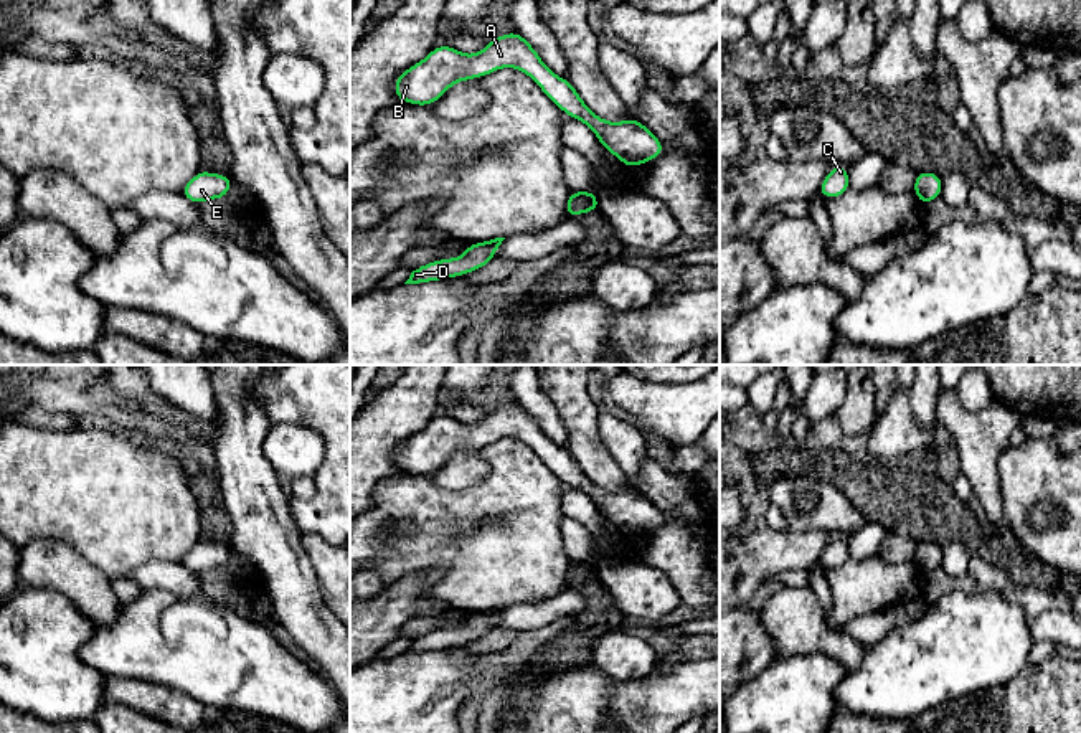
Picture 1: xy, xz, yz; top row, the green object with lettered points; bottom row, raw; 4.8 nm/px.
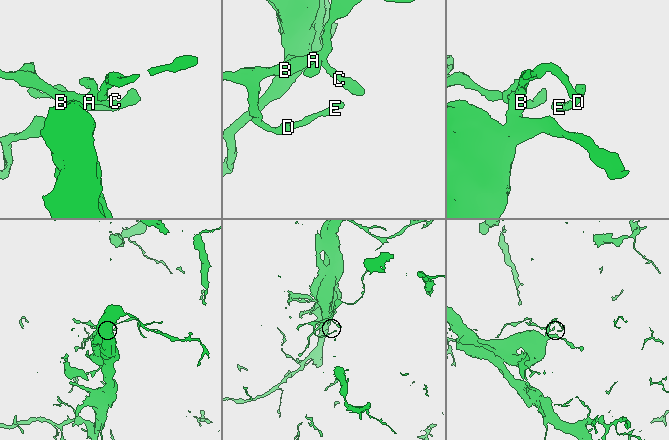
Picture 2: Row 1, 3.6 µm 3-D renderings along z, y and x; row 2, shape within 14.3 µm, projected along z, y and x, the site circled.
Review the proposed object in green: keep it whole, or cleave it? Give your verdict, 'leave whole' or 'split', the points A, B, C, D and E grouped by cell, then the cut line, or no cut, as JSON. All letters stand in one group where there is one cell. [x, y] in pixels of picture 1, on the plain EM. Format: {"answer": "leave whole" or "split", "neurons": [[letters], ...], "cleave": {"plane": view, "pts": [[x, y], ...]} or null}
{"answer": "leave whole", "neurons": [["A", "B", "C", "D", "E"]], "cleave": null}

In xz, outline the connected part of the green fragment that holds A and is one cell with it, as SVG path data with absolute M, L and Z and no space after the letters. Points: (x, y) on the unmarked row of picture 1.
M518 401L490 409L475 424L464 424L449 414L432 418L422 431L396 447L394 464L403 472L431 475L452 454L487 446L500 437L517 437L530 446L563 482L584 492L622 535L637 537L663 523L663 513L645 494L630 487L622 492L597 487L573 454L550 441Z

